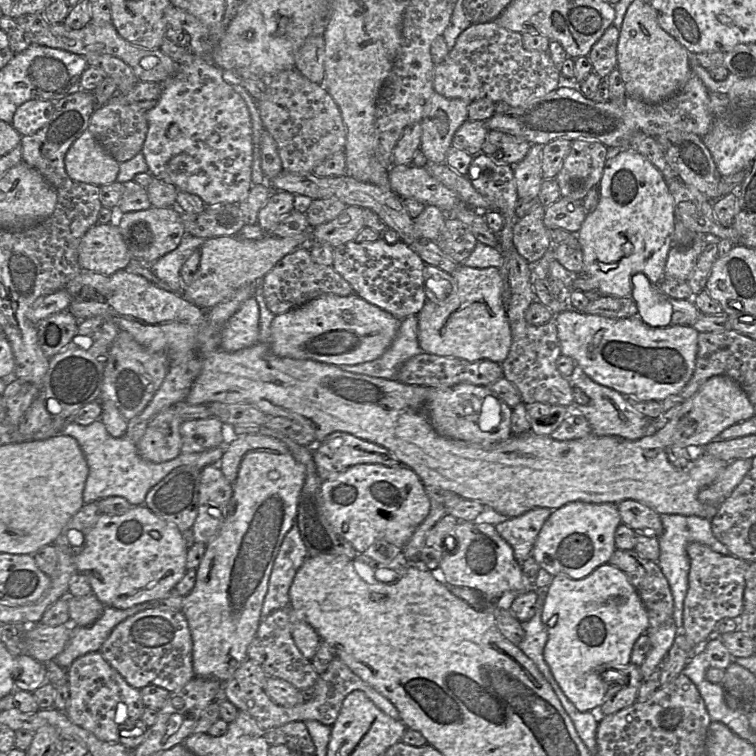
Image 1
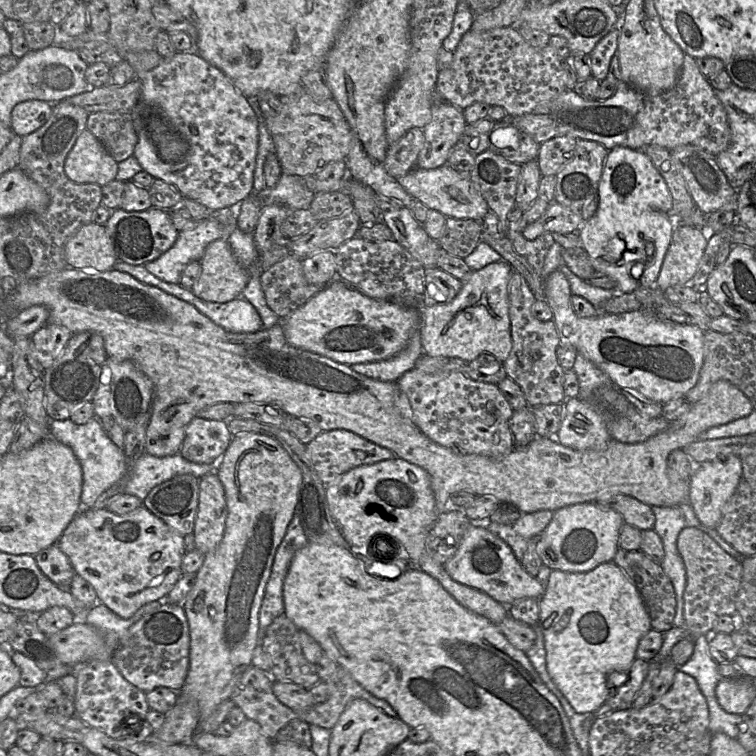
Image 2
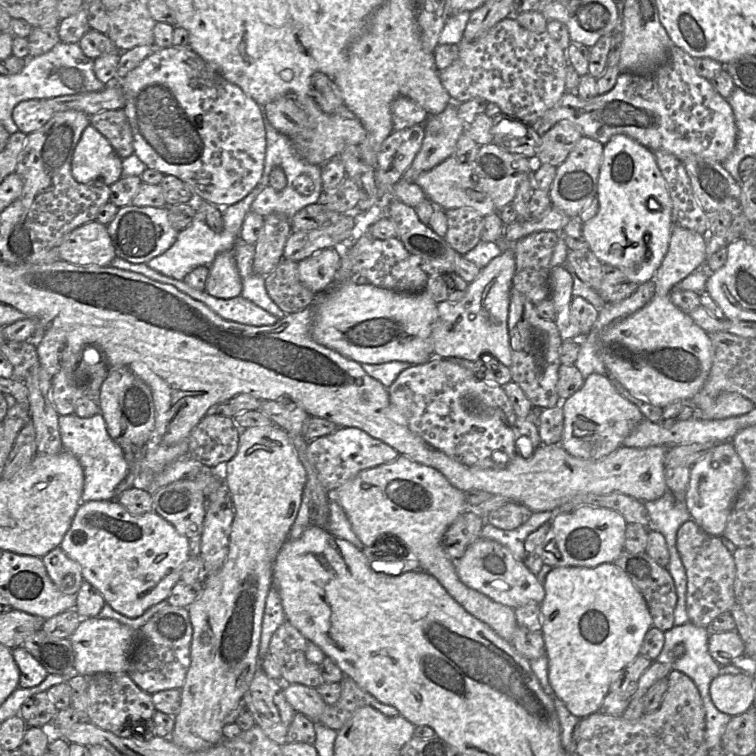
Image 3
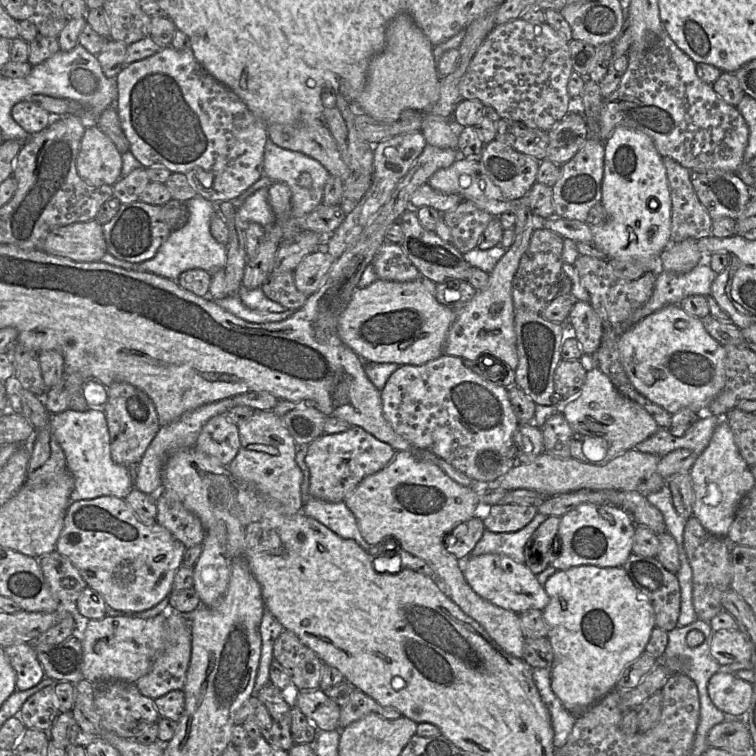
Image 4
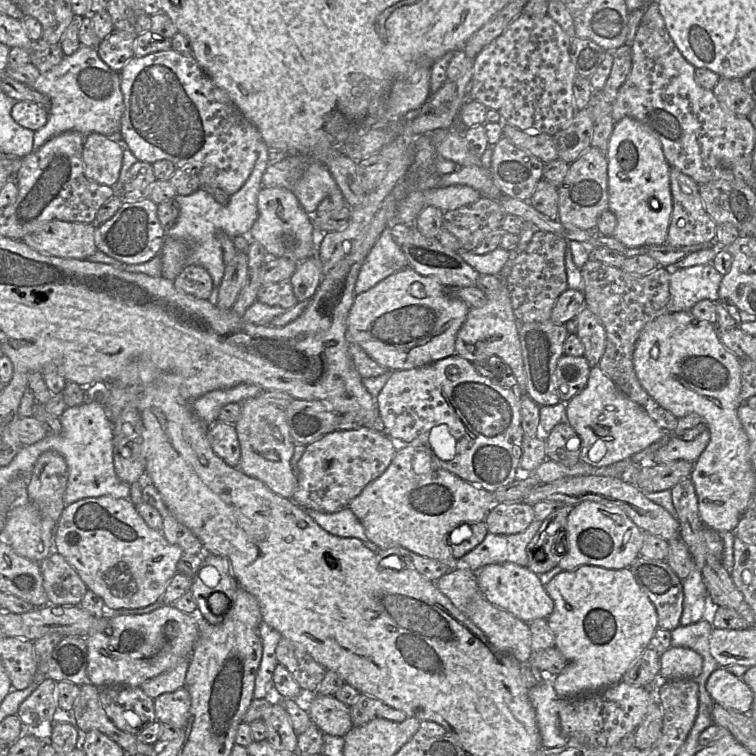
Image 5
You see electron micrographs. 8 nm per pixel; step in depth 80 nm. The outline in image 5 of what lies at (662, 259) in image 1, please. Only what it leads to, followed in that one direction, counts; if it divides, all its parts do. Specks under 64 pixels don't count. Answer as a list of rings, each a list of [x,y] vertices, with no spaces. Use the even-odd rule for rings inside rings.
[[[624,117],[614,124],[608,143],[607,167],[609,210],[617,219],[612,237],[627,248],[665,244],[673,207],[671,167],[660,140],[639,121]]]

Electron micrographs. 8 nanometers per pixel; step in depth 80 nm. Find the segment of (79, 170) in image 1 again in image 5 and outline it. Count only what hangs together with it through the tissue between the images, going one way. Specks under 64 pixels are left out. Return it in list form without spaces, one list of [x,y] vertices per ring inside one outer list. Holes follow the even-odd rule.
[[[95,132],[86,135],[82,151],[85,176],[98,184],[113,186],[120,174],[124,148],[118,138]]]

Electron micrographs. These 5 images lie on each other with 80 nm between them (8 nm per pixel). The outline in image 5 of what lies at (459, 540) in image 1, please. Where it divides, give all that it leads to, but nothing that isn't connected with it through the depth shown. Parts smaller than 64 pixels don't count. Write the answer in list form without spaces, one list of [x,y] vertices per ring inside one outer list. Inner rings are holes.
[[[513,562],[488,564],[475,571],[483,596],[493,605],[504,609],[526,623],[537,618],[547,618],[554,609],[554,601],[541,583],[538,574],[527,566]]]

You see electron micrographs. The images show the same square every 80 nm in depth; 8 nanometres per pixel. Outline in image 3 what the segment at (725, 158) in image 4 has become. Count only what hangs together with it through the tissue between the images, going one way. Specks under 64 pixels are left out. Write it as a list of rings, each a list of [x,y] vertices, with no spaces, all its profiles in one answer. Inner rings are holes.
[[[676,46],[670,48],[666,62],[651,73],[621,73],[615,87],[606,94],[583,100],[578,94],[566,92],[532,128],[542,136],[561,120],[572,122],[583,137],[603,145],[614,135],[622,134],[651,151],[666,151],[680,160],[696,155],[723,163],[737,142],[730,104],[697,74],[695,59]]]

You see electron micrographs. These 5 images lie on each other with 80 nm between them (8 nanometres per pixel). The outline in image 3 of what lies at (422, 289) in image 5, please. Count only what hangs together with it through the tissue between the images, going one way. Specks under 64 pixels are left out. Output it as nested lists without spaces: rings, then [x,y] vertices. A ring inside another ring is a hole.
[[[339,279],[328,289],[316,294],[314,319],[311,329],[313,339],[359,364],[382,364],[401,361],[422,364],[434,356],[432,329],[438,317],[437,304],[431,296],[419,293],[399,293],[372,284],[359,285],[351,279]]]

